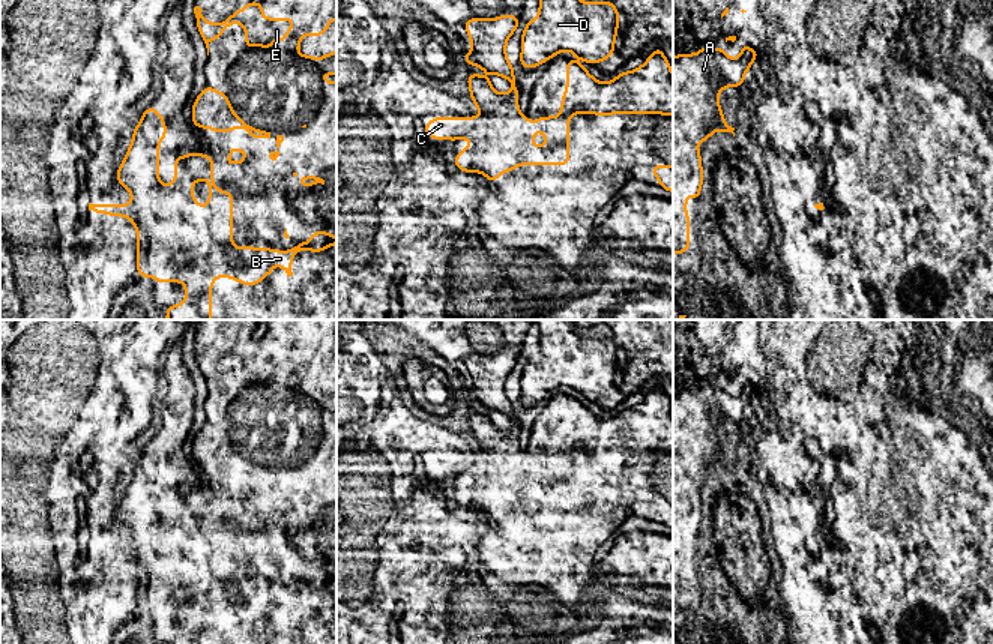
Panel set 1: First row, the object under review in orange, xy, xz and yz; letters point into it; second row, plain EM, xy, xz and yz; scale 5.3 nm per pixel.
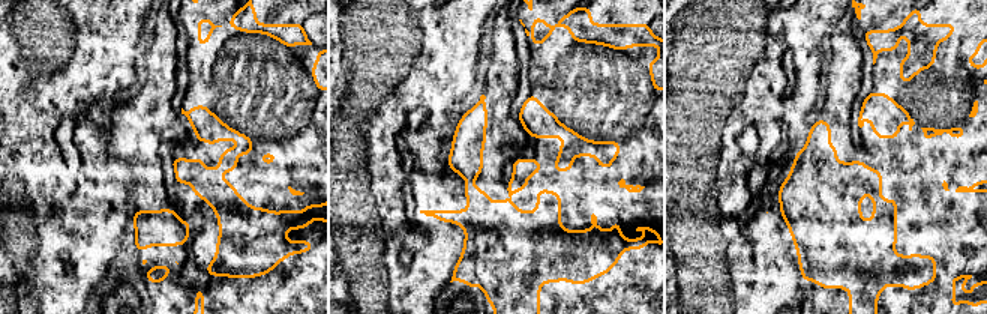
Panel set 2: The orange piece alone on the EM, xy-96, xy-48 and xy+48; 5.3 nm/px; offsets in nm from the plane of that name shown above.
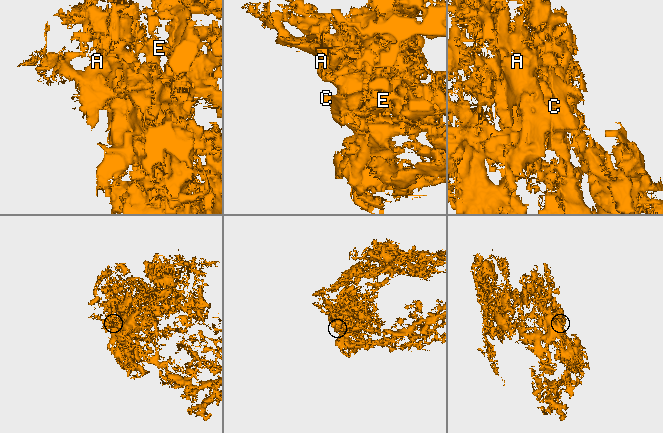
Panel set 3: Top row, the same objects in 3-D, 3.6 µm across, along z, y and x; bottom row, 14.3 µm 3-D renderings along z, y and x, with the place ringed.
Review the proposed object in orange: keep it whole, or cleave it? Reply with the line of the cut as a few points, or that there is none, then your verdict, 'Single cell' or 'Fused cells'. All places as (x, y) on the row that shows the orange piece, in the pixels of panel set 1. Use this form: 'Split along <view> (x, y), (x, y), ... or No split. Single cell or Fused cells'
No split. Single cell

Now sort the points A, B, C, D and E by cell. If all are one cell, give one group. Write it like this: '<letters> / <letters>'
A B C D E

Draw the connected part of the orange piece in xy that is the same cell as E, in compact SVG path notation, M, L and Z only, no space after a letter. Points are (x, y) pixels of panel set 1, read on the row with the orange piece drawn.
M249 2L240 11L231 14L224 23L207 23L201 17L201 8L195 6L194 14L197 18L197 29L206 44L209 56L209 42L212 39L219 39L222 32L234 23L239 23L245 30L245 45L264 47L272 51L272 41L279 39L282 44L287 41L287 33L294 29L293 18L264 18L263 3Z

